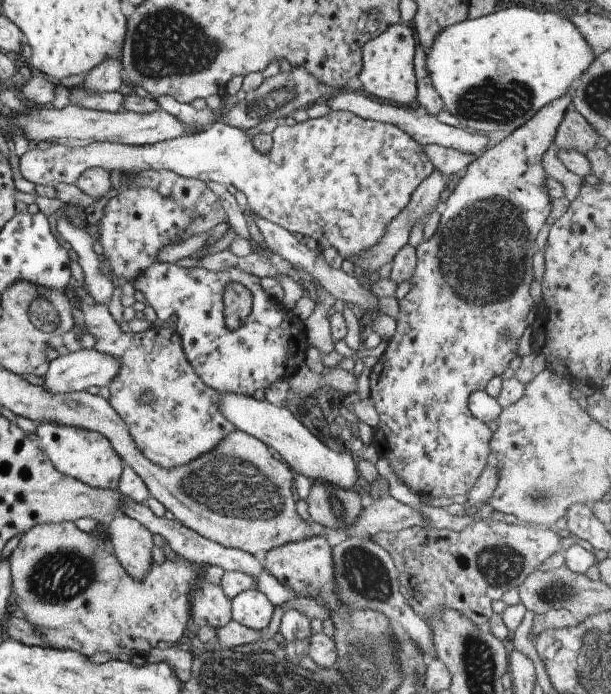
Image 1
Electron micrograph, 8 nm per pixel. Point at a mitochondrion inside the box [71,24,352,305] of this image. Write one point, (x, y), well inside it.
(282, 92)

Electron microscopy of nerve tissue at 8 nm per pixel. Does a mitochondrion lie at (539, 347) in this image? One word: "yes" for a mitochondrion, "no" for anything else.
no

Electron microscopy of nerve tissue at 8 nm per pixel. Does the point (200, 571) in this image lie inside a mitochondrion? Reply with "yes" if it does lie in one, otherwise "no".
no

